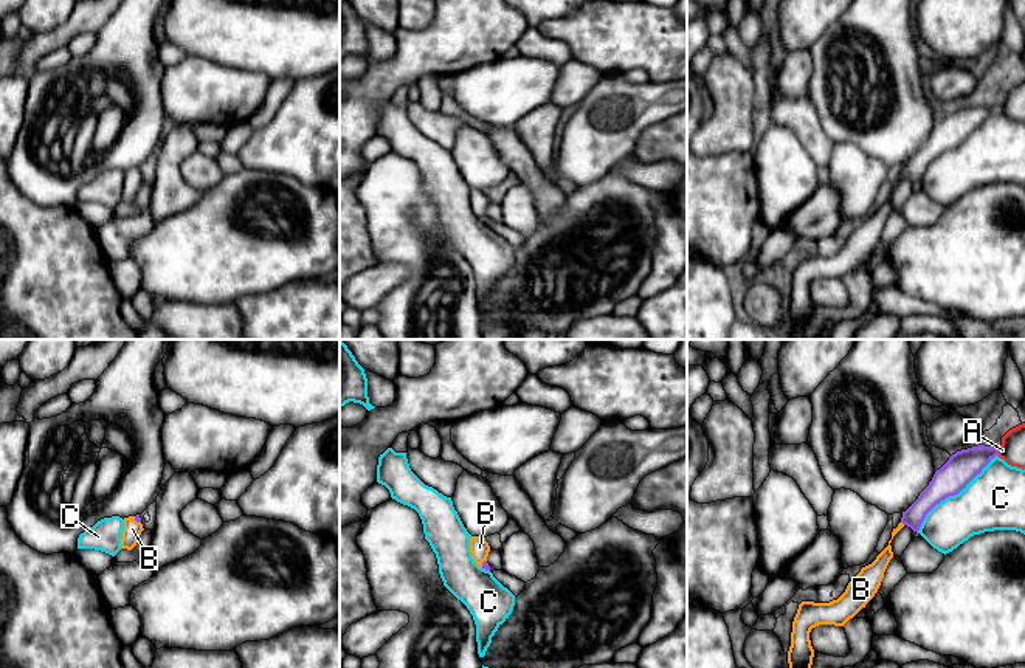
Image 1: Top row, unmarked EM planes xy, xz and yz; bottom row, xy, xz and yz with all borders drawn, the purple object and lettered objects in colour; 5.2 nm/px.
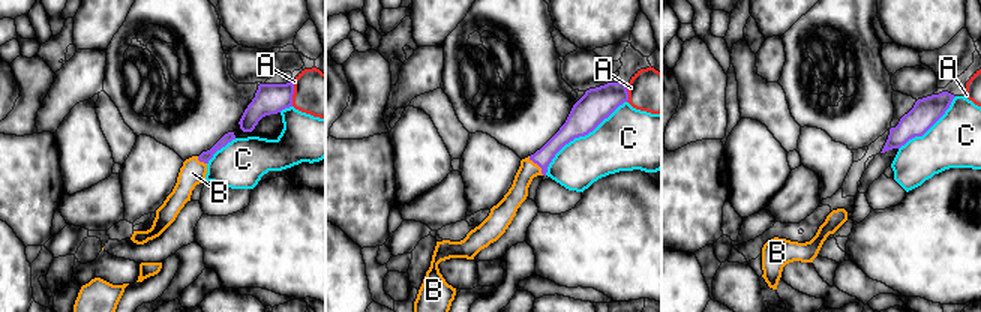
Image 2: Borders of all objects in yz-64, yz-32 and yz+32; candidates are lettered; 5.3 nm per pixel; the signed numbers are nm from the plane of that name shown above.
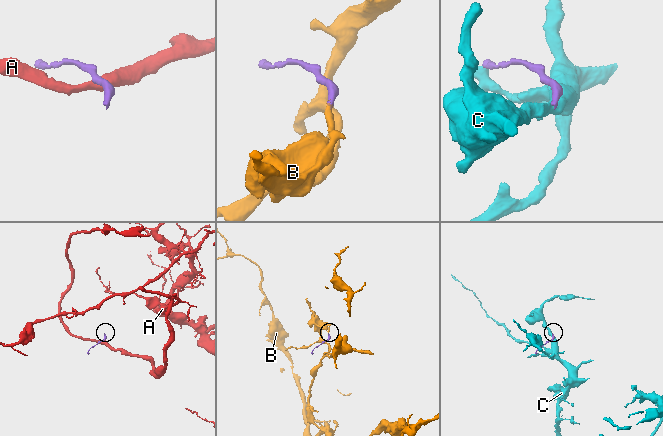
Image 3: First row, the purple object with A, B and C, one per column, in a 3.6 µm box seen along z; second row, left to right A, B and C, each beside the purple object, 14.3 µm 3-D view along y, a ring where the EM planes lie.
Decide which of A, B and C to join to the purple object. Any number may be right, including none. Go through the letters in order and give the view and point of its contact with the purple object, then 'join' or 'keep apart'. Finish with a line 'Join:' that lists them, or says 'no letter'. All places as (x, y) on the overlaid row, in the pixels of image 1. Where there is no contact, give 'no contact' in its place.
A: yz (997, 451) | keep apart
B: yz (903, 523) | join
C: yz (952, 495) | keep apart
Join: B

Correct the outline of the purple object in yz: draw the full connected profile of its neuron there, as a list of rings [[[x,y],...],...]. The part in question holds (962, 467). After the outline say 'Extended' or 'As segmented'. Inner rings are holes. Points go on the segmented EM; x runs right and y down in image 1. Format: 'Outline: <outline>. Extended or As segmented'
Outline: [[[972,446],[957,451],[935,471],[929,485],[918,499],[902,511],[901,522],[918,533],[926,515],[941,501],[958,494],[966,485],[982,473],[982,470],[999,456],[996,446]]]. As segmented

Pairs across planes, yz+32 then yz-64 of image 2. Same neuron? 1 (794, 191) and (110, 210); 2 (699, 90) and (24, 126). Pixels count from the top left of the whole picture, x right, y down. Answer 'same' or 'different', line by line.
1: same
2: same

